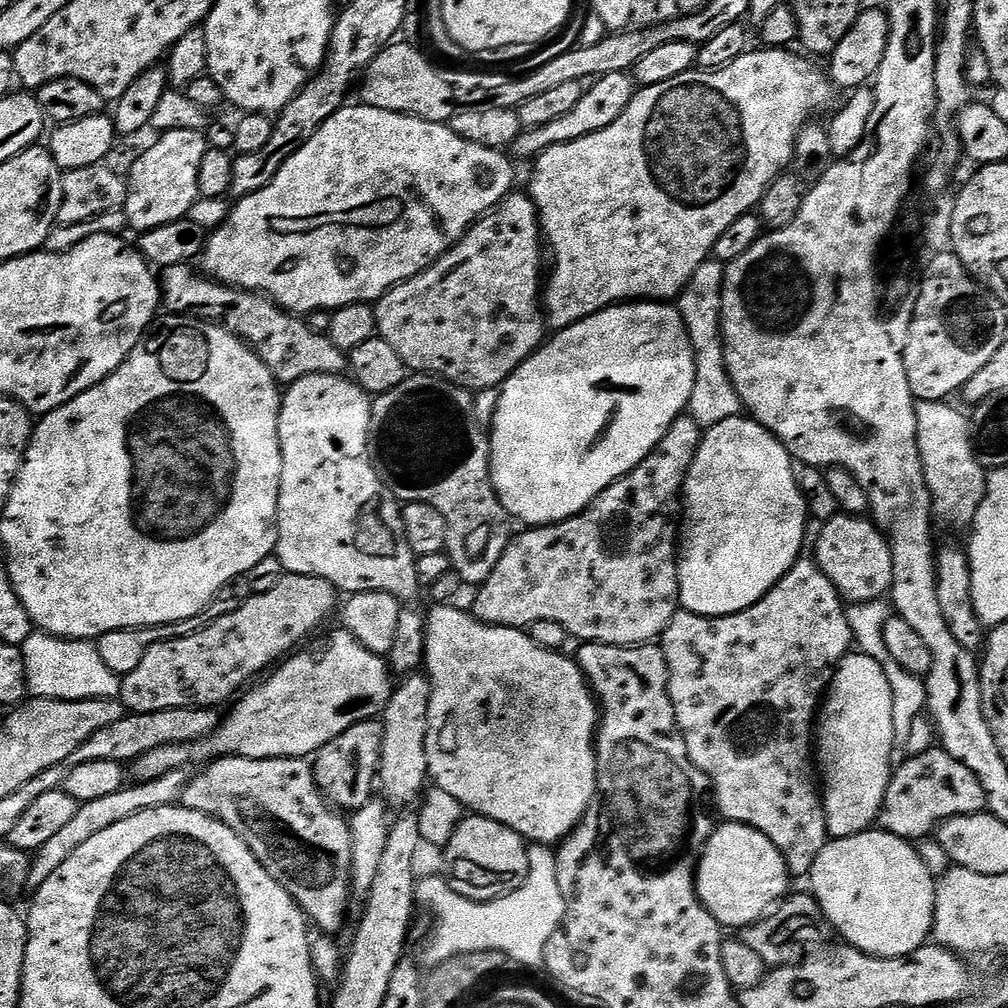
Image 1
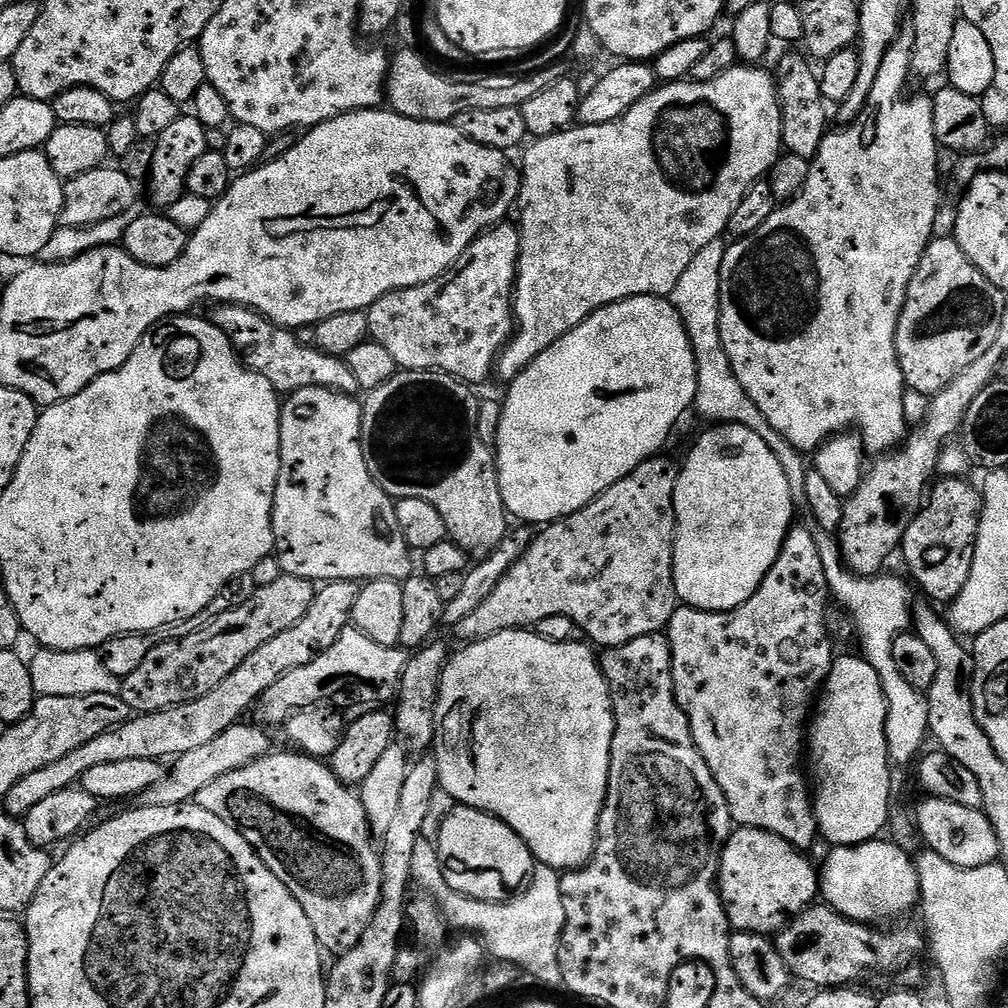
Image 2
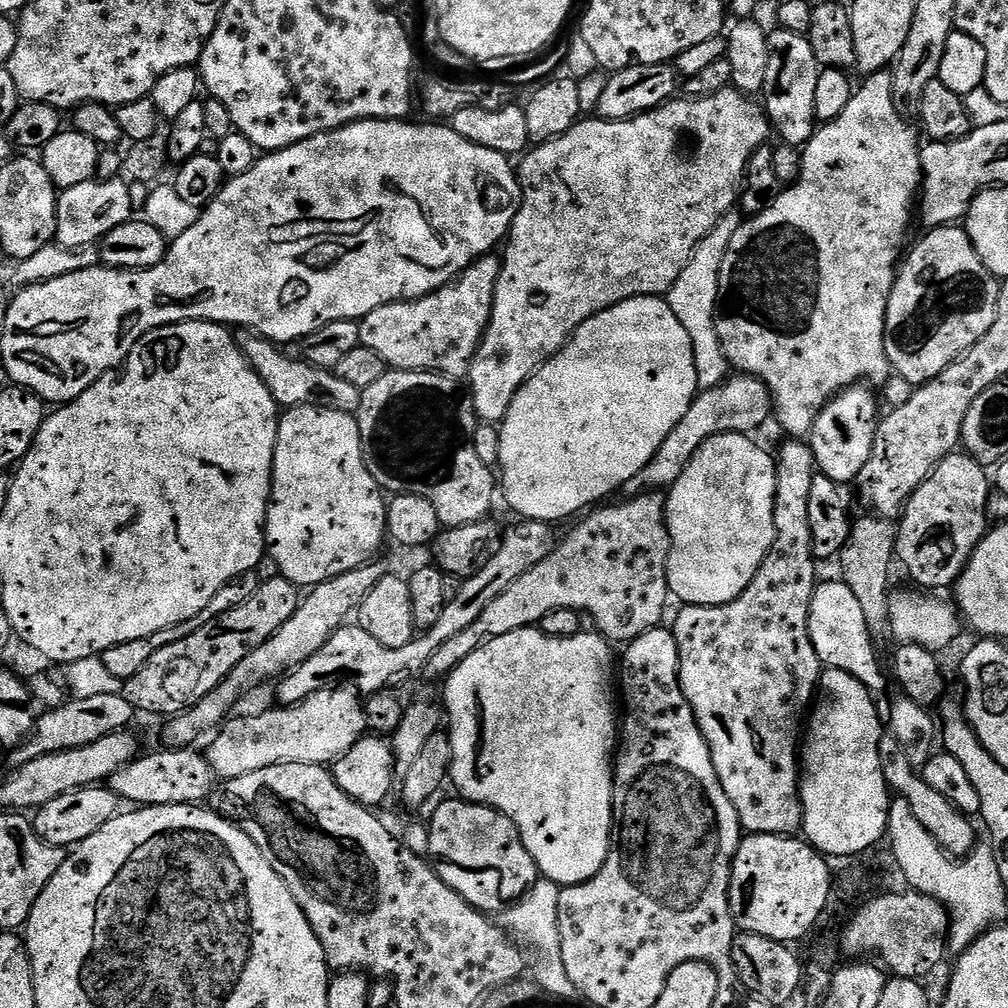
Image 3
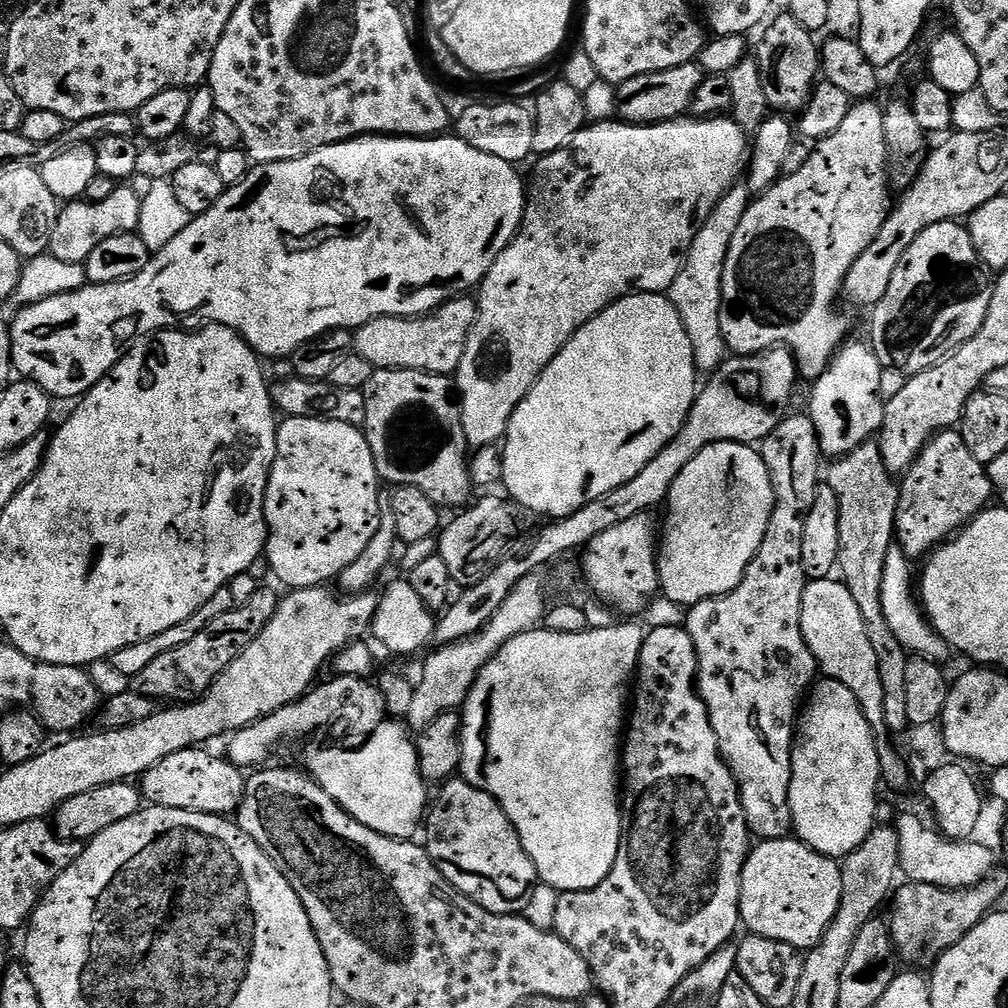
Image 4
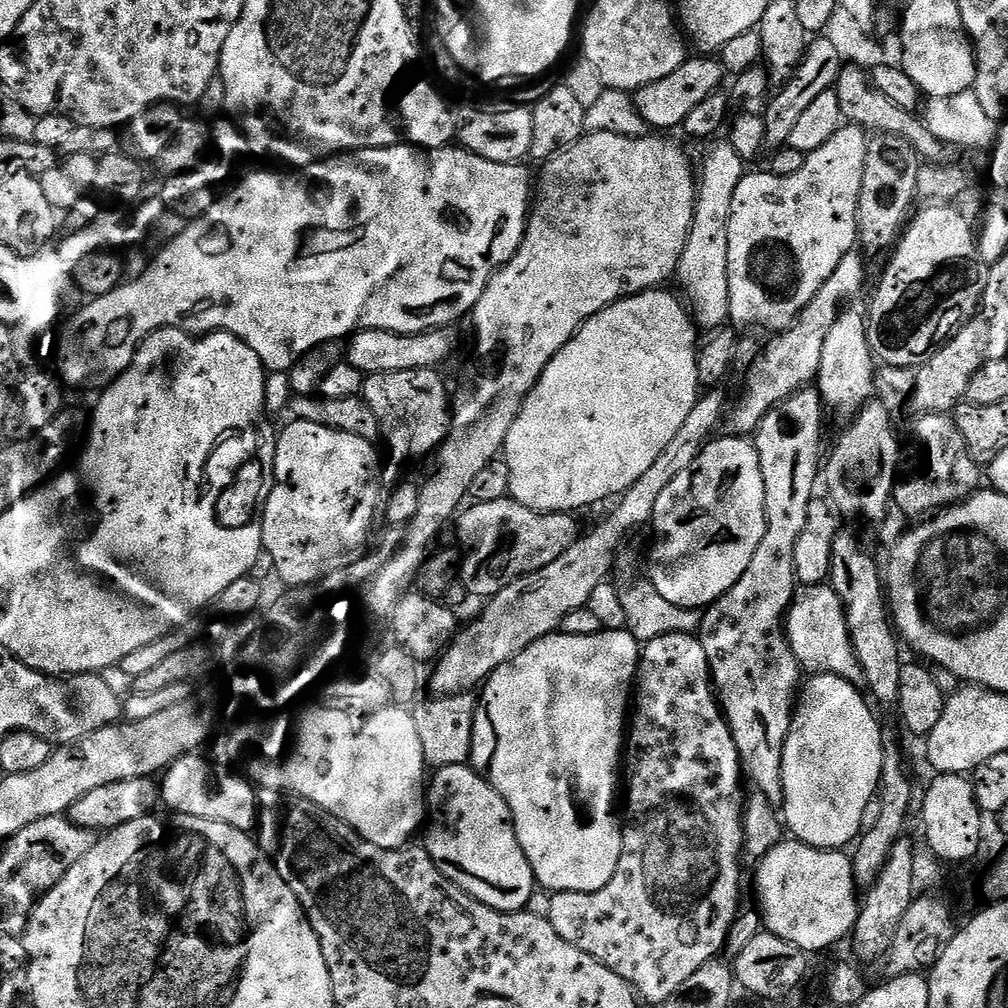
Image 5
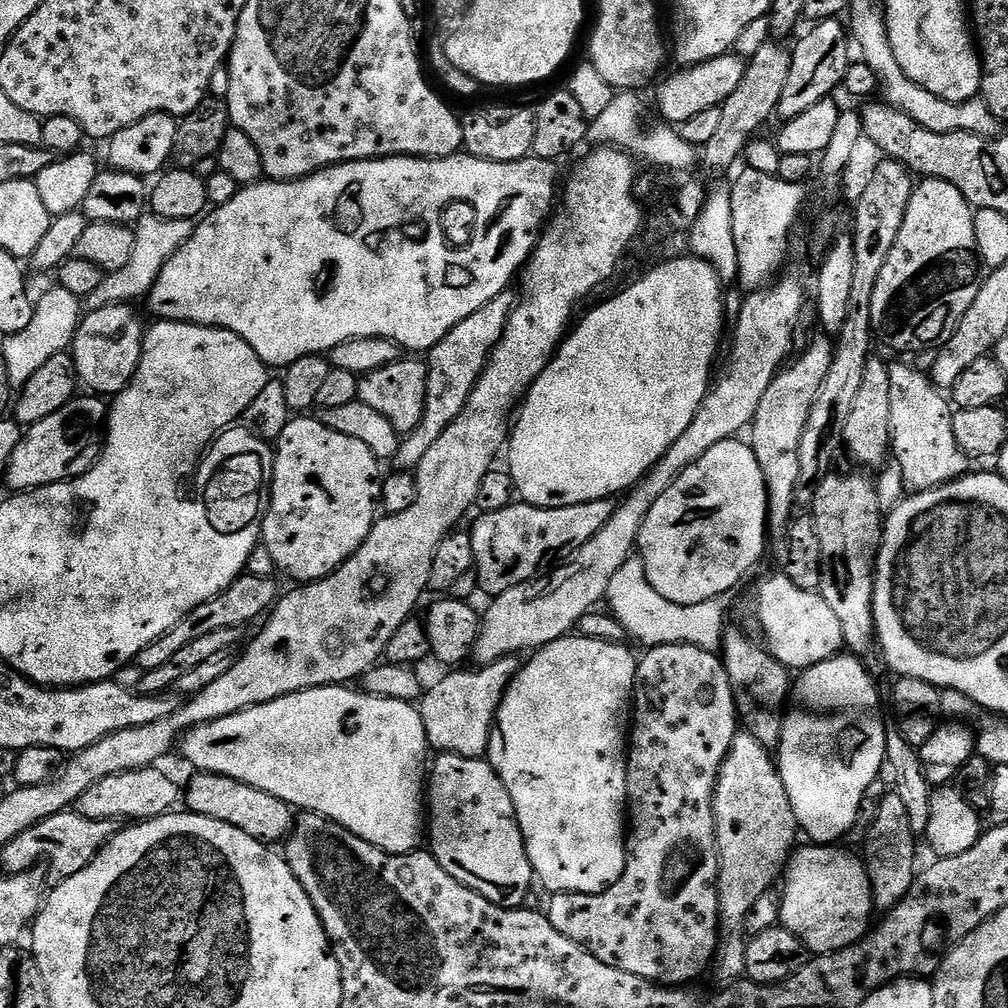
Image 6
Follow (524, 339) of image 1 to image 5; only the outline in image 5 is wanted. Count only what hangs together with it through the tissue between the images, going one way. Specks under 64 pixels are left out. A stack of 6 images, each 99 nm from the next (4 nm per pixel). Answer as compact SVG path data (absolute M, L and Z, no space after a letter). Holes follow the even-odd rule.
M455 327L435 328L429 332L418 334L398 334L390 330L374 330L361 328L347 337L347 363L358 366L365 374L374 372L397 372L398 370L414 370L415 368L439 369L456 352Z

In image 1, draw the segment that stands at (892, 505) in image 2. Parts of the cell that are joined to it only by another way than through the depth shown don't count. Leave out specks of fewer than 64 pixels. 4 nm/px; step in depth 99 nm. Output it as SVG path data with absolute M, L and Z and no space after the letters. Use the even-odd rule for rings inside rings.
M838 514L819 525L814 559L832 579L841 597L849 605L862 606L866 602L884 600L891 593L894 582L894 558L887 536L871 519L860 514Z

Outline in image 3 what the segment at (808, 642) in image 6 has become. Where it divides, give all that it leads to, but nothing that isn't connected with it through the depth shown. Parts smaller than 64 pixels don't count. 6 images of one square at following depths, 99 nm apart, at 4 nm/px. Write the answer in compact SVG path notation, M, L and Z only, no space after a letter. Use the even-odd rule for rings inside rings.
M835 579L828 580L825 584L824 581L817 583L812 595L808 619L810 642L814 642L814 650L825 669L854 674L854 678L862 682L870 699L875 702L877 716L888 718L893 701L884 693L888 688L889 680L885 665L883 668L879 658L876 657L876 648L872 645L874 637L866 626L866 618L862 614L862 605L858 603L858 598L854 598L850 586L846 586L843 579ZM884 734L880 737L880 765L889 789L897 797L910 802L910 810L914 818L918 818L918 822L922 822L922 826L930 830L938 846L942 846L944 851L953 858L963 858L972 851L977 840L976 832L972 829L971 822L968 821L971 819L965 813L959 812L949 800L942 798L942 794L938 794L938 790L934 790L934 786L926 783L923 775L917 769L912 768L910 762L907 761L906 754L903 753L902 746L899 745L898 738L894 735Z

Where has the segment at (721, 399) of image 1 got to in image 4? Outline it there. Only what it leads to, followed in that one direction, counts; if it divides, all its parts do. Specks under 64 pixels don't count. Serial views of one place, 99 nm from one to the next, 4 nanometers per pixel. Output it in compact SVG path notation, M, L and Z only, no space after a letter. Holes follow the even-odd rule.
M737 182L728 189L728 192L714 206L714 210L706 218L706 222L700 225L698 234L690 246L690 250L684 258L684 265L674 278L674 282L667 290L668 301L678 310L678 318L682 318L682 326L686 326L686 334L690 334L690 346L694 350L694 362L696 371L700 374L711 374L726 359L726 349L722 338L722 322L720 311L722 310L722 270L726 262L726 254L730 250L730 242L734 242L734 230L738 230L738 222L742 220L742 214L748 209L750 193L743 183Z

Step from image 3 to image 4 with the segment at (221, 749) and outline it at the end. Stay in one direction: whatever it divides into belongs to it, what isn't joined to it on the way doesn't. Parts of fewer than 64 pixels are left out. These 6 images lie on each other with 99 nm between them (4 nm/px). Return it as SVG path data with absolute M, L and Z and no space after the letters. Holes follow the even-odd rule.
M336 674L333 677L333 680L328 680L325 684L317 683L309 687L300 699L274 710L274 714L231 733L227 737L227 759L241 770L255 769L265 763L263 760L279 744L284 744L287 740L300 740L303 736L312 736L319 728L330 727L340 715L344 715L356 728L368 724L369 729L374 729L384 723L388 716L388 707L383 694L371 679L361 678L356 674Z

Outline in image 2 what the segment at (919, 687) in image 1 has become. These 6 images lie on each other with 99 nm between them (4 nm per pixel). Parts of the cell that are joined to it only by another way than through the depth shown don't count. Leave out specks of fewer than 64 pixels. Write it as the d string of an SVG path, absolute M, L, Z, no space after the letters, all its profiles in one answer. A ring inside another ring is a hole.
M824 534L818 540L818 558L822 558L822 568L826 574L828 591L831 599L840 604L844 604L846 611L852 615L852 624L856 627L856 636L860 639L860 648L864 651L863 659L878 674L882 682L885 704L888 714L886 720L886 740L889 761L893 764L902 766L913 762L917 759L916 754L921 750L925 740L929 737L929 702L927 695L906 681L902 674L899 673L898 666L895 665L893 658L892 643L894 638L898 638L902 633L909 631L910 628L910 604L908 608L908 584L909 581L903 580L900 576L888 576L881 574L879 576L858 576L851 568L847 567L844 557L840 554L840 546L837 537L832 534Z

